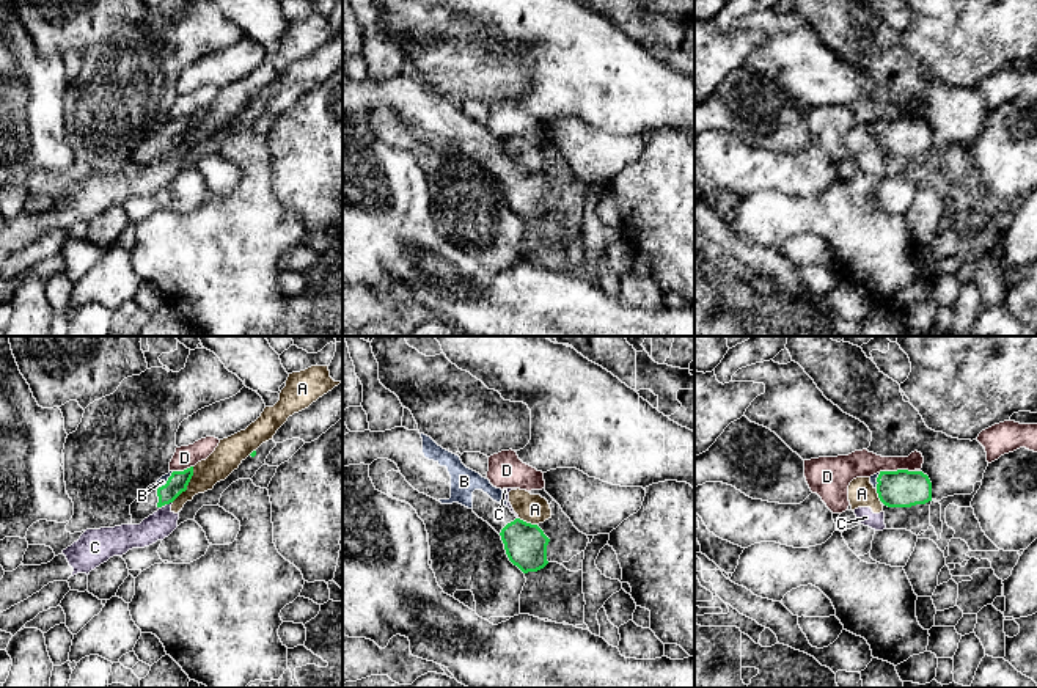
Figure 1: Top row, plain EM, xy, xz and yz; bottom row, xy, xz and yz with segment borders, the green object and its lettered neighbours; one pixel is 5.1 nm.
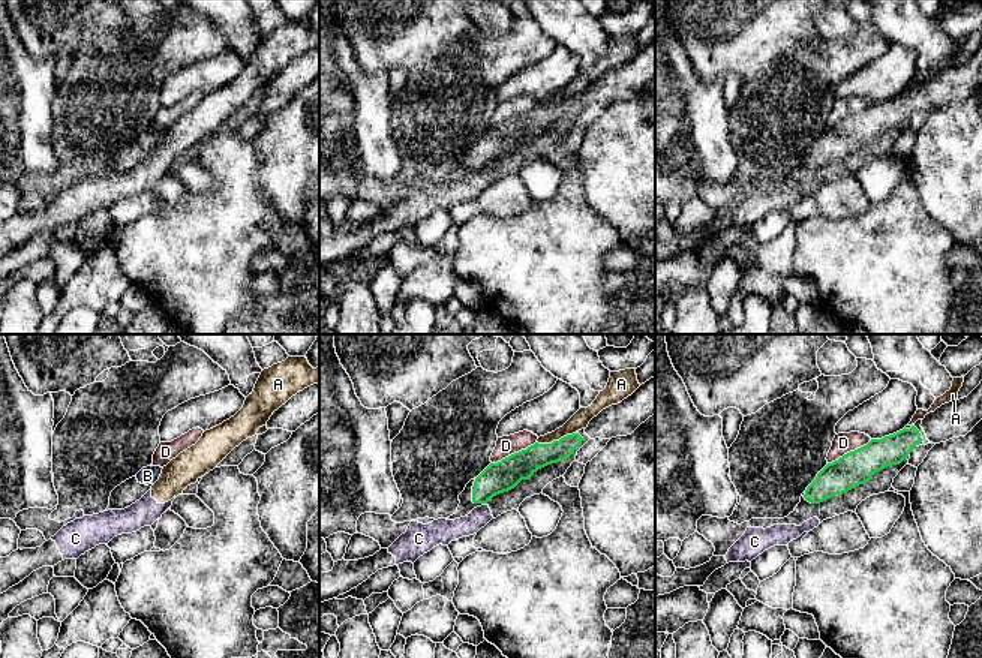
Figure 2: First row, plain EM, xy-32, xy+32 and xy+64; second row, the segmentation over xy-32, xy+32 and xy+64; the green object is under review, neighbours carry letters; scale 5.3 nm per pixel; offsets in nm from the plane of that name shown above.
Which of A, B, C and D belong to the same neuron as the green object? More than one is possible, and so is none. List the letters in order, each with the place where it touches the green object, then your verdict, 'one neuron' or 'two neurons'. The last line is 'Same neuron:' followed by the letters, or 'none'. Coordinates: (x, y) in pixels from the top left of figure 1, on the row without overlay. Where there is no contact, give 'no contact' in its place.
A: contact xy (187, 132); two neurons
B: contact xy (167, 129); one neuron
C: contact xy (168, 151); two neurons
D: contact yz (897, 118); two neurons
Same neuron: B

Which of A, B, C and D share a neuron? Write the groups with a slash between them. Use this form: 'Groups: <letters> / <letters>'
Groups: A C / B / D

